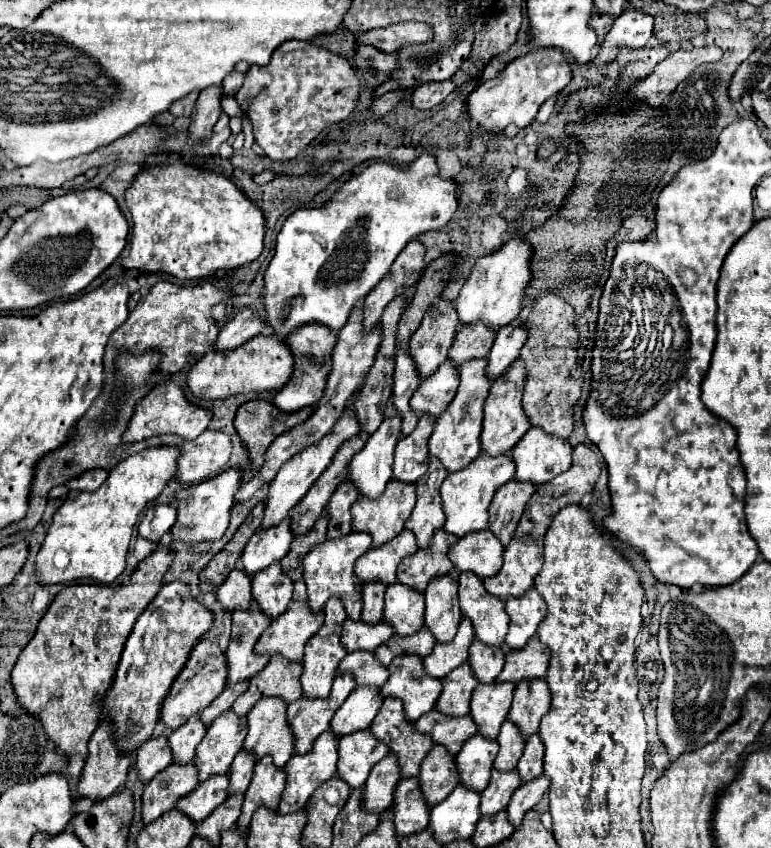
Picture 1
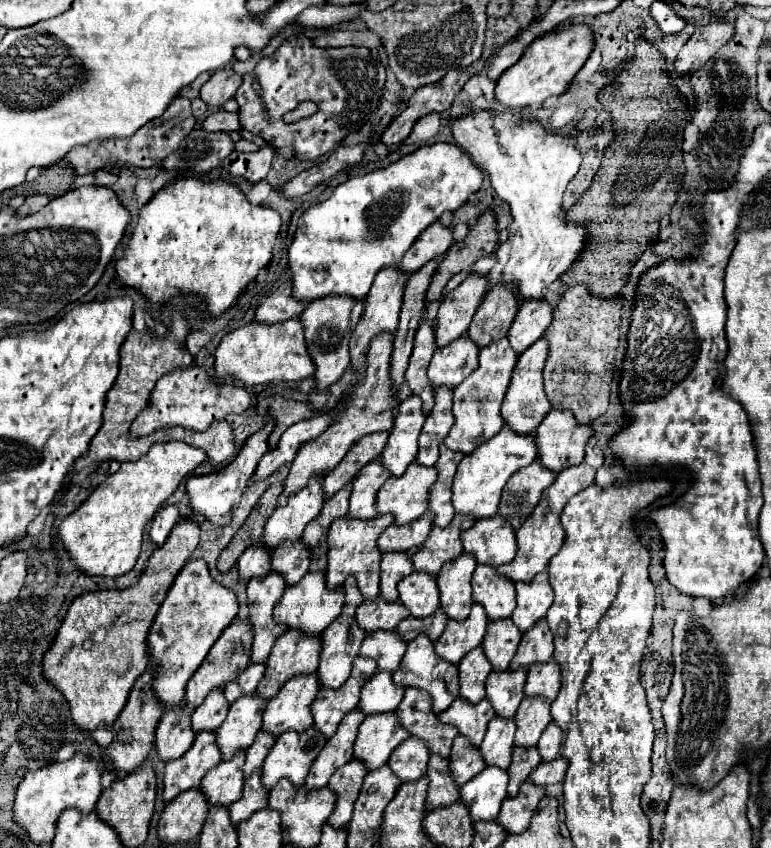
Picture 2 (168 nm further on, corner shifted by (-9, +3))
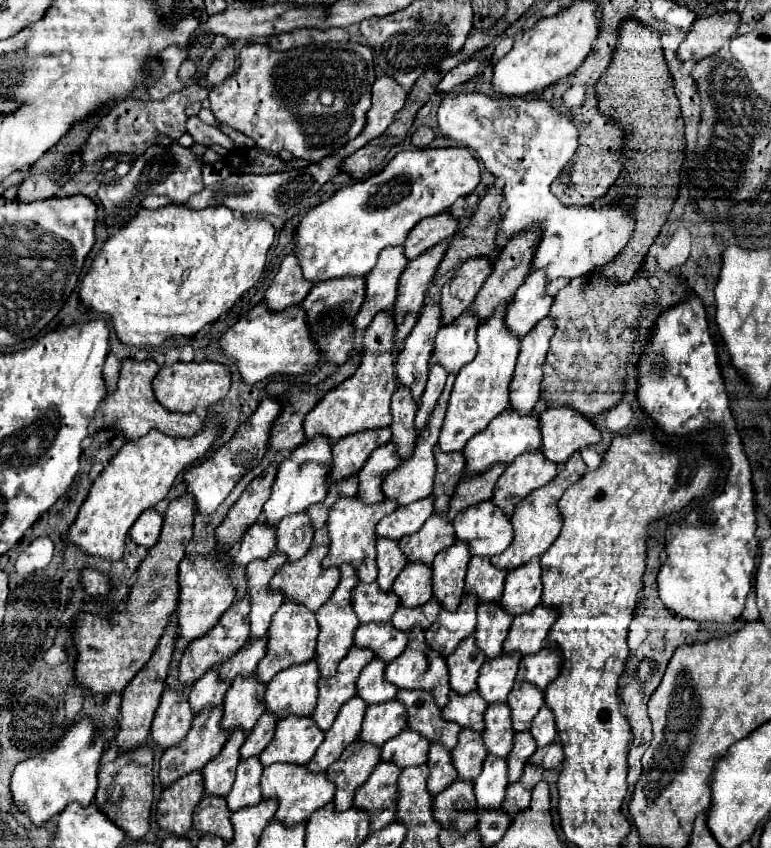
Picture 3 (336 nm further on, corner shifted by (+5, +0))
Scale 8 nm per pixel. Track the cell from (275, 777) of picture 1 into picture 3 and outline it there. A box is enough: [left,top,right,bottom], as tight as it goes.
[260,715,324,767]

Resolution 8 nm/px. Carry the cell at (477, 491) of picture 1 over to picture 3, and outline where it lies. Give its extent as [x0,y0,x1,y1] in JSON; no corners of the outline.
[464,409,542,475]

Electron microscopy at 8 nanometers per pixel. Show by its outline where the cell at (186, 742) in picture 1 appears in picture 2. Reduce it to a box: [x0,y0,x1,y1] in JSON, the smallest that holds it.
[192,690,230,732]

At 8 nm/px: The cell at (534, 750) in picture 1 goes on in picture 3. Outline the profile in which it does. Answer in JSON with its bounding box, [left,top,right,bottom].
[530,705,556,747]

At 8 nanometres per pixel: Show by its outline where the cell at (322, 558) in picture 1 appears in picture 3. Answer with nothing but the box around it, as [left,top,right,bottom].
[322,497,396,583]

